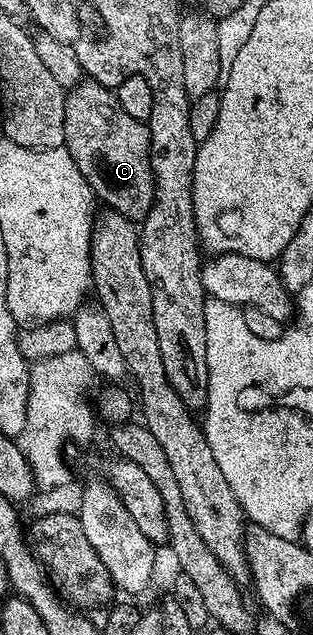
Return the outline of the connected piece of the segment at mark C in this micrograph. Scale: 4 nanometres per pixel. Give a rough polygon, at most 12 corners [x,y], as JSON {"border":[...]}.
{"border":[[109,87],[67,91],[68,151],[108,210],[143,223],[152,138]]}

